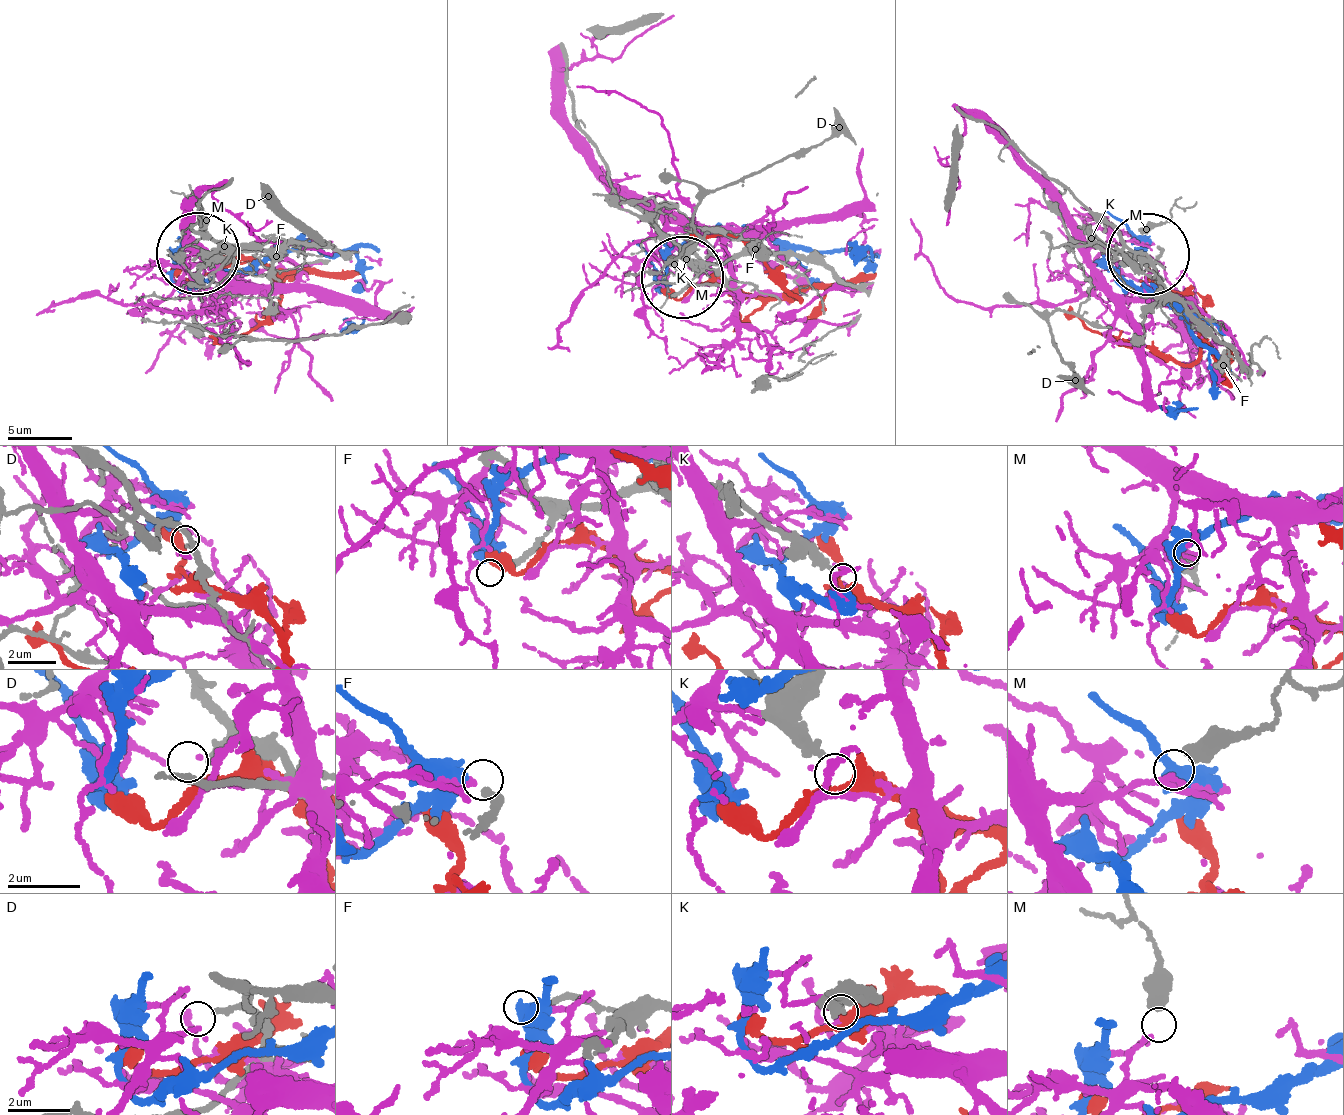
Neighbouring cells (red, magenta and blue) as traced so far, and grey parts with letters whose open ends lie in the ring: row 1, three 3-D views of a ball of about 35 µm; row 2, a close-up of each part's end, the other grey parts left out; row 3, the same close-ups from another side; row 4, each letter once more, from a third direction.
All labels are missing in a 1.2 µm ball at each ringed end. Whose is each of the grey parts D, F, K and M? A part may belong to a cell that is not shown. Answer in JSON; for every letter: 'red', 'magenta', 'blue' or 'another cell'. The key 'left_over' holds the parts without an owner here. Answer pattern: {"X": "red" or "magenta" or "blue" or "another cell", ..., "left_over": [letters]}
{"D": "another cell", "F": "another cell", "K": "red", "M": "another cell", "left_over": ["D", "F", "M"]}

